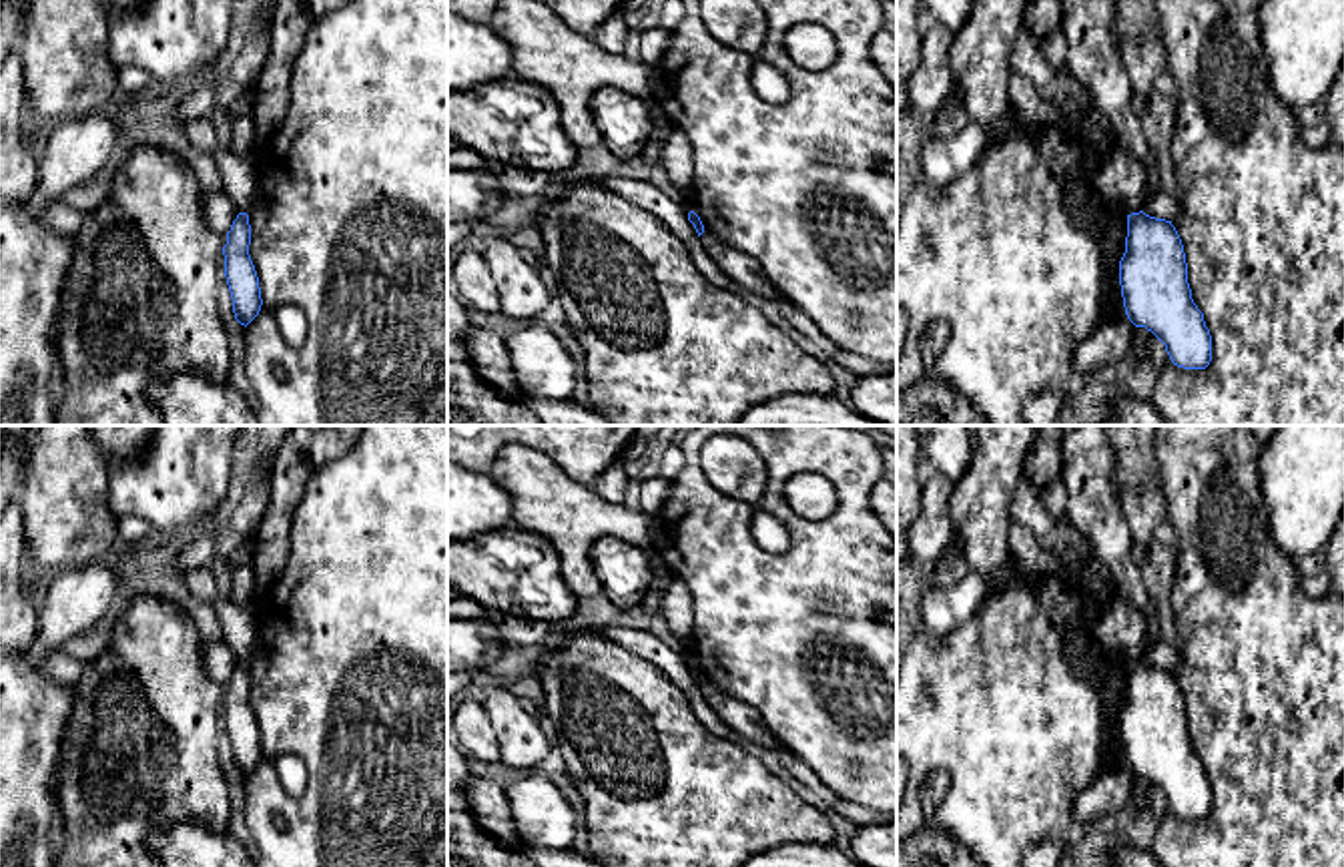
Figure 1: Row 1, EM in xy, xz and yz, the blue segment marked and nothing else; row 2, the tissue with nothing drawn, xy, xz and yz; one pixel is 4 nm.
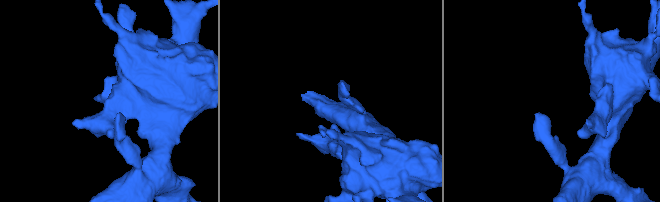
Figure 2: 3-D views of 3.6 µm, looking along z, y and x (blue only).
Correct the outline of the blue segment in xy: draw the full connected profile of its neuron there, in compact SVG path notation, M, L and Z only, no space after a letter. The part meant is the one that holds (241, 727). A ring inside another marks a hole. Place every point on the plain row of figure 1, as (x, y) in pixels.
M239 662L227 682L225 727L233 749L233 763L241 775L249 775L261 761L261 737L255 714L249 704L251 674L249 664Z

